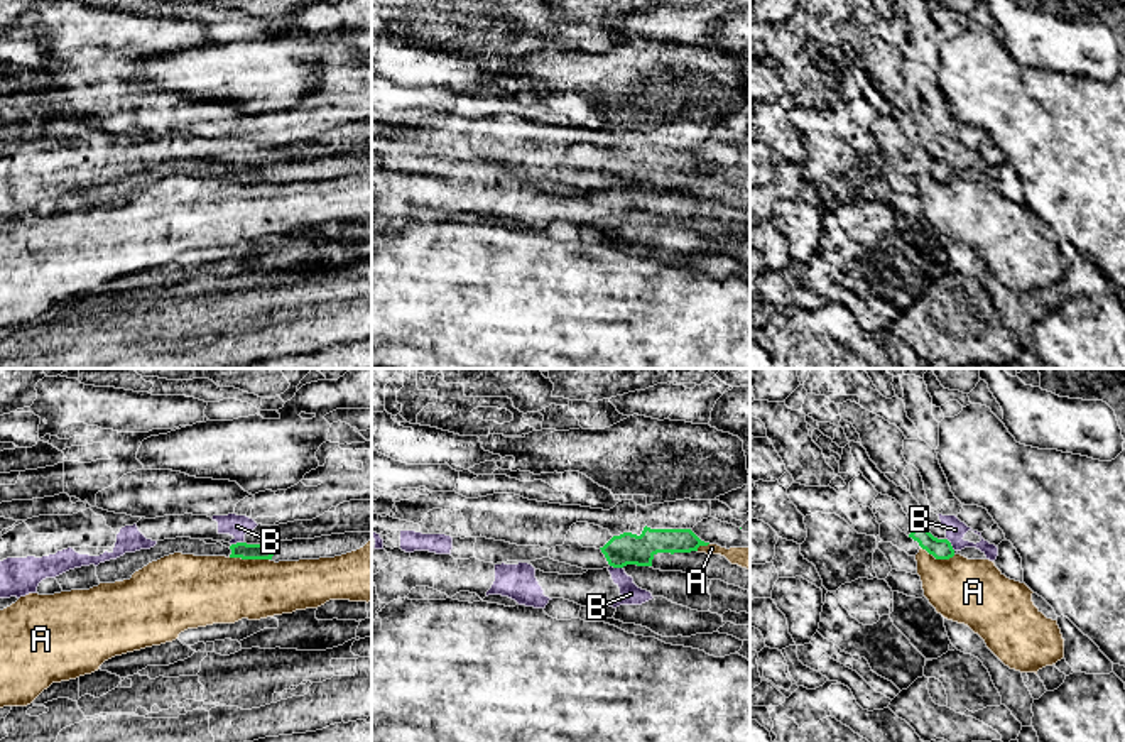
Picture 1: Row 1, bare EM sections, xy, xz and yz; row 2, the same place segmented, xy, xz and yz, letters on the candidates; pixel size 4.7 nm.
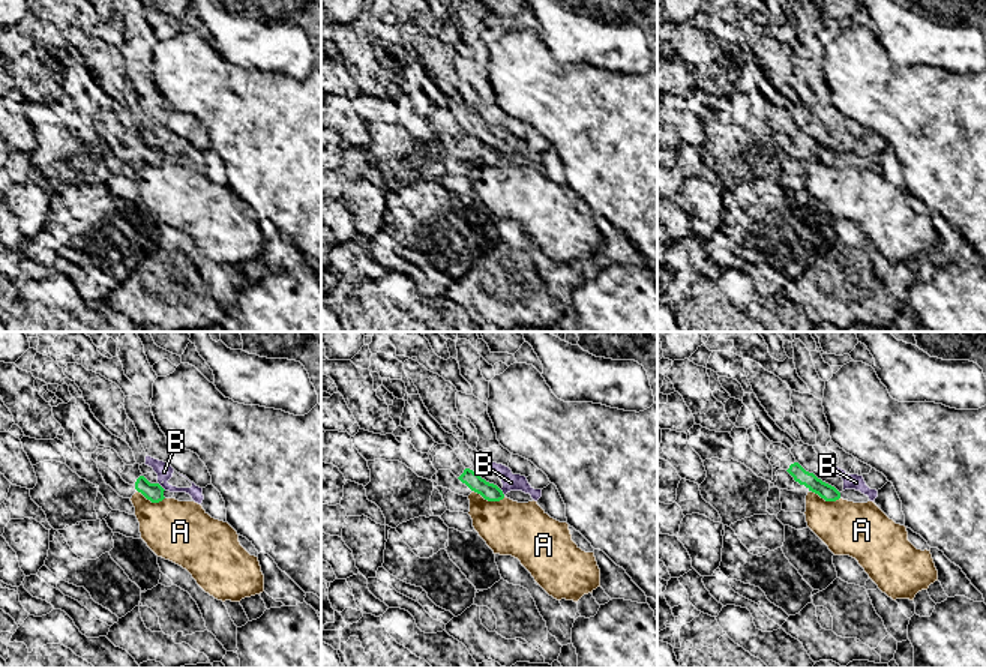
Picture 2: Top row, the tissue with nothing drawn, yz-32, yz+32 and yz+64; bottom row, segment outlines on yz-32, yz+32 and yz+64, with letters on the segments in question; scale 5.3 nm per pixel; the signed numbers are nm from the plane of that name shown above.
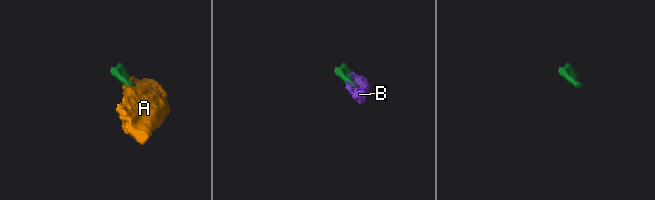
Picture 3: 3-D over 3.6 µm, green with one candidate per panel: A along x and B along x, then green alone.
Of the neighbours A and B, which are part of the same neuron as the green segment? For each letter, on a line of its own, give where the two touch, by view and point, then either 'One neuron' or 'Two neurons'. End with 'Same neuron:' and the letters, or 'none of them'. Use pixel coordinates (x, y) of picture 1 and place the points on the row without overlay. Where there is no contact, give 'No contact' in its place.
A: Touches green at xy (249, 180). Two neurons
B: Touches green at xy (237, 164). Two neurons
Same neuron: none of them

